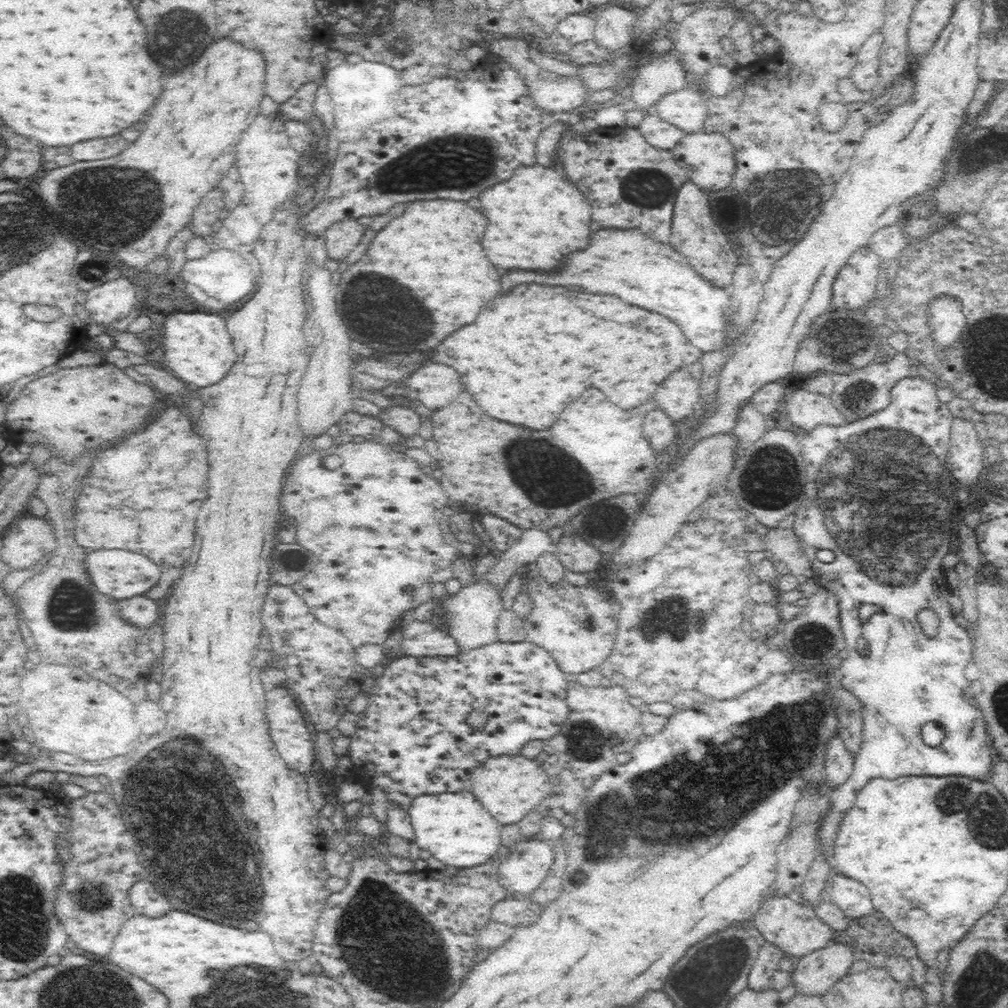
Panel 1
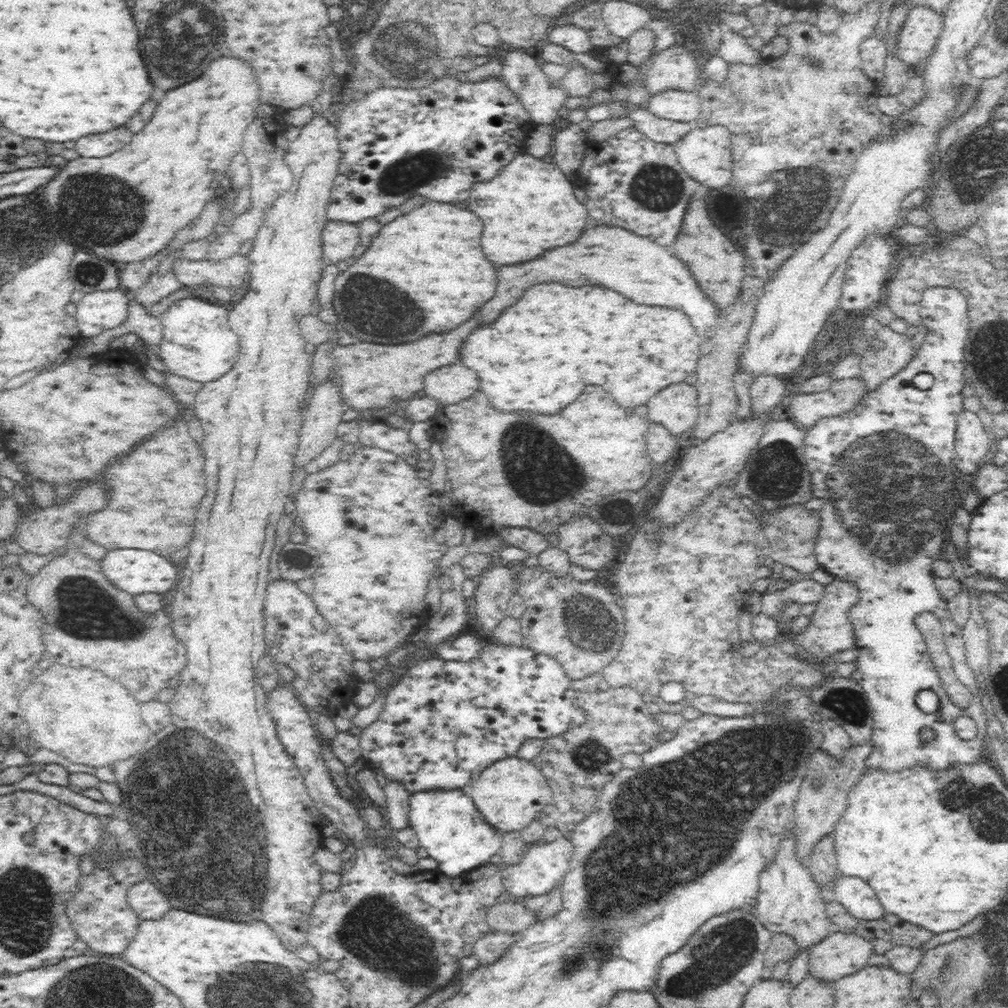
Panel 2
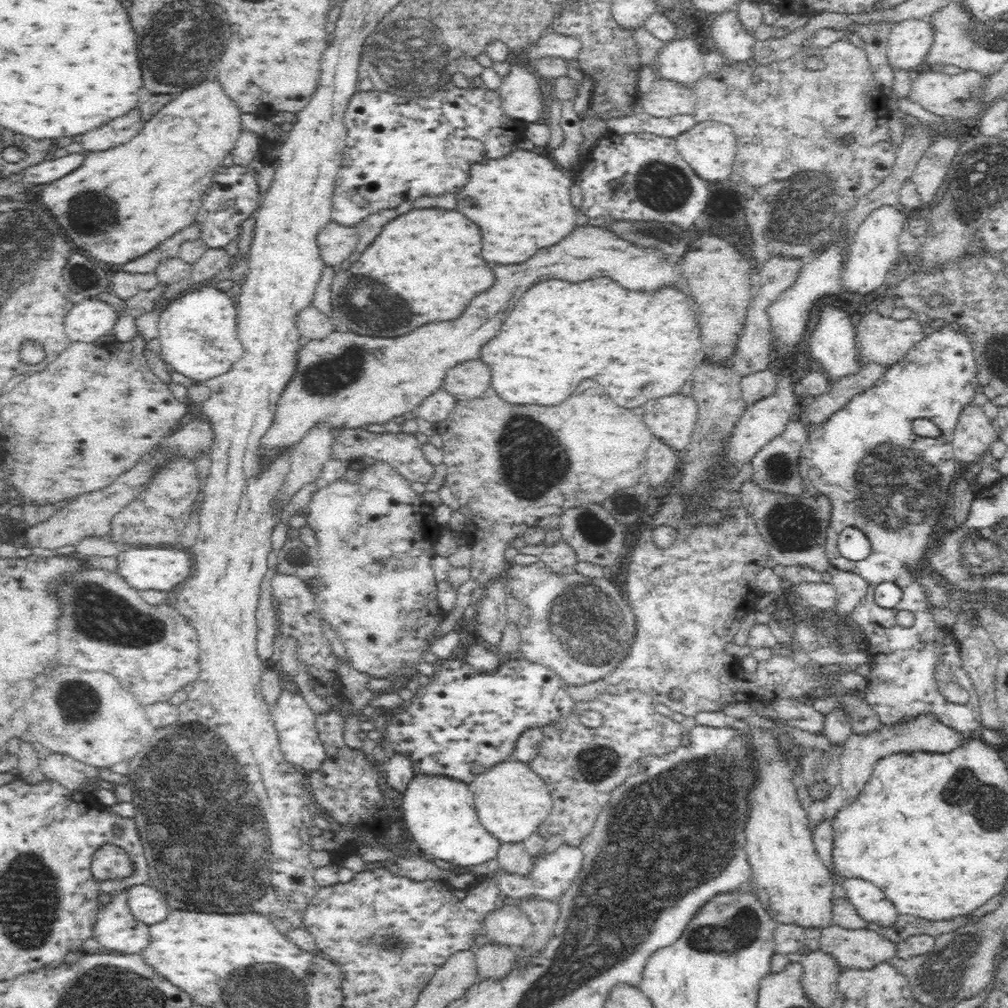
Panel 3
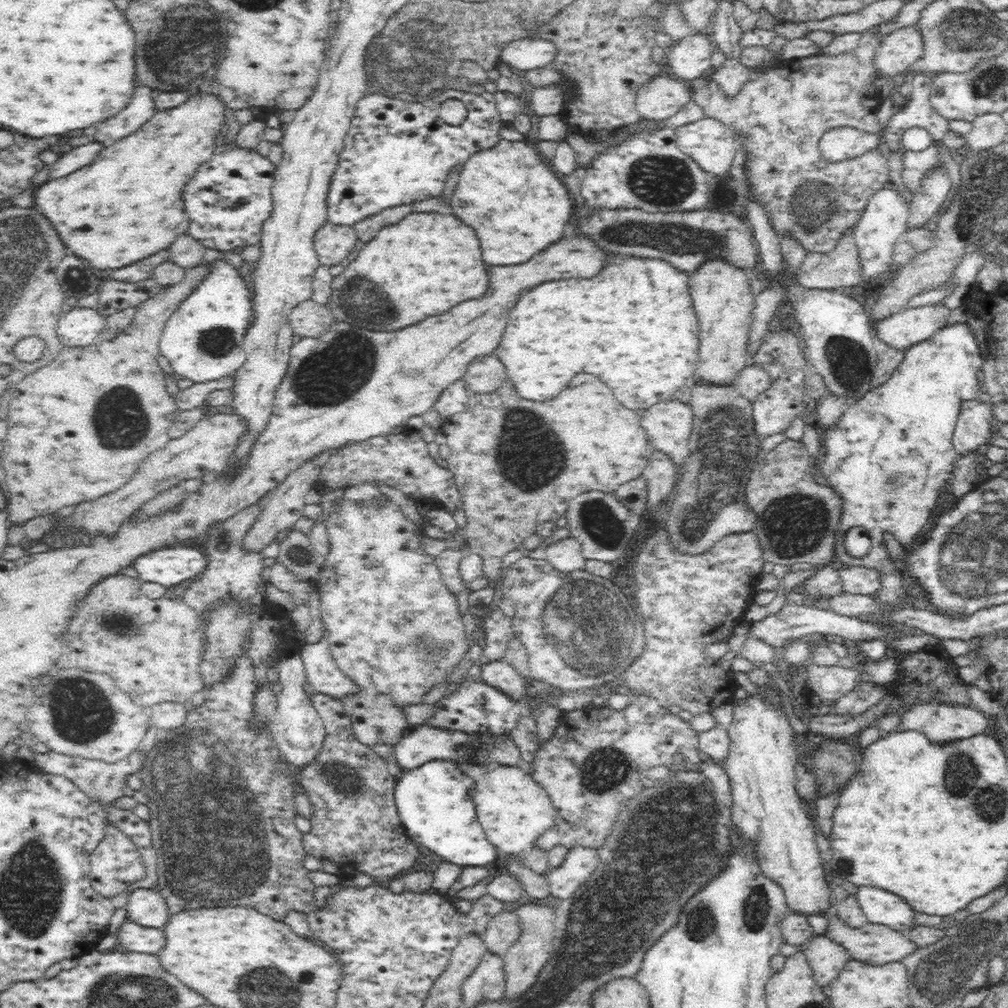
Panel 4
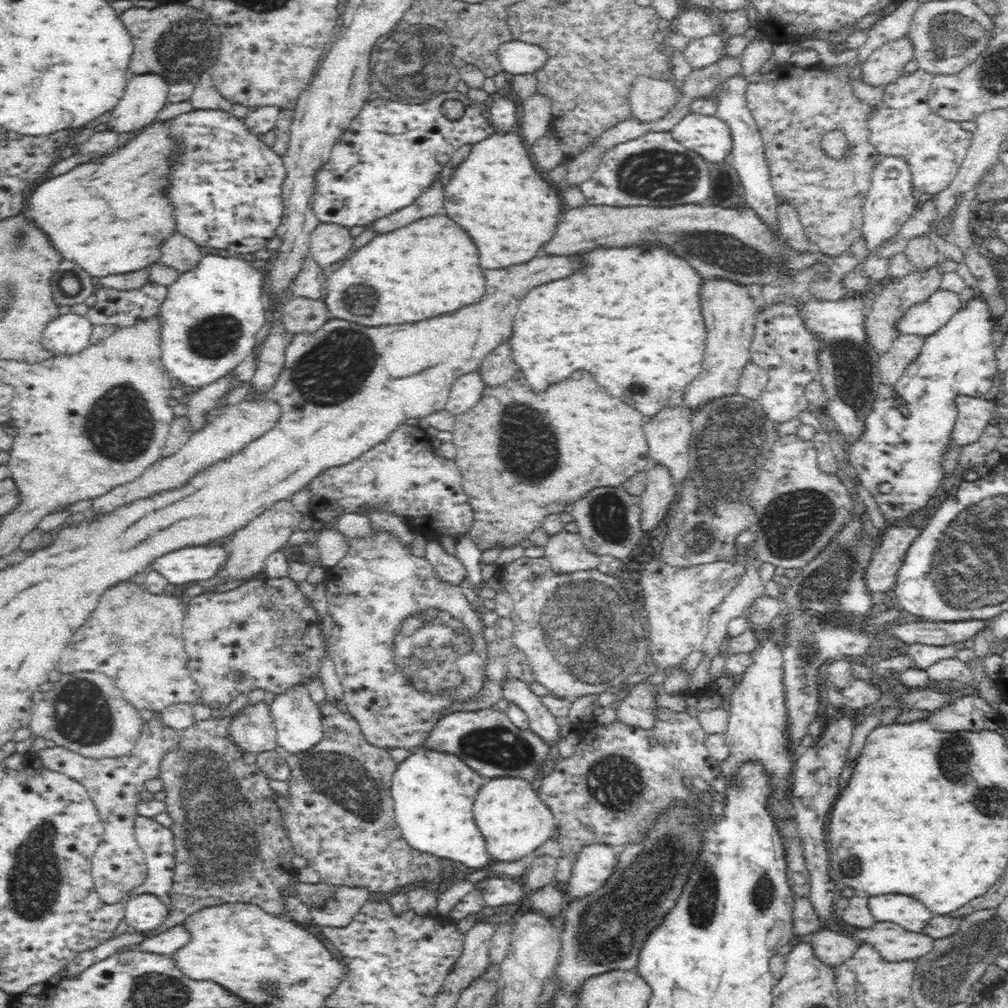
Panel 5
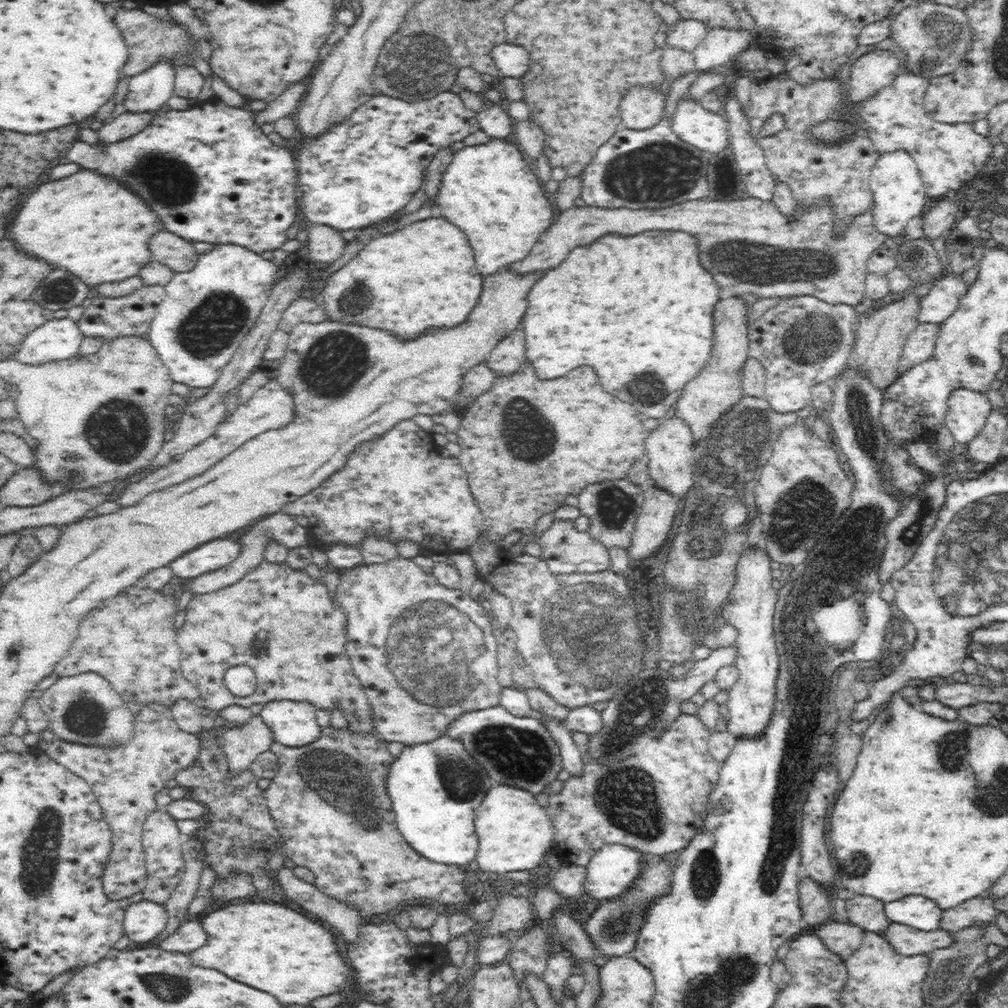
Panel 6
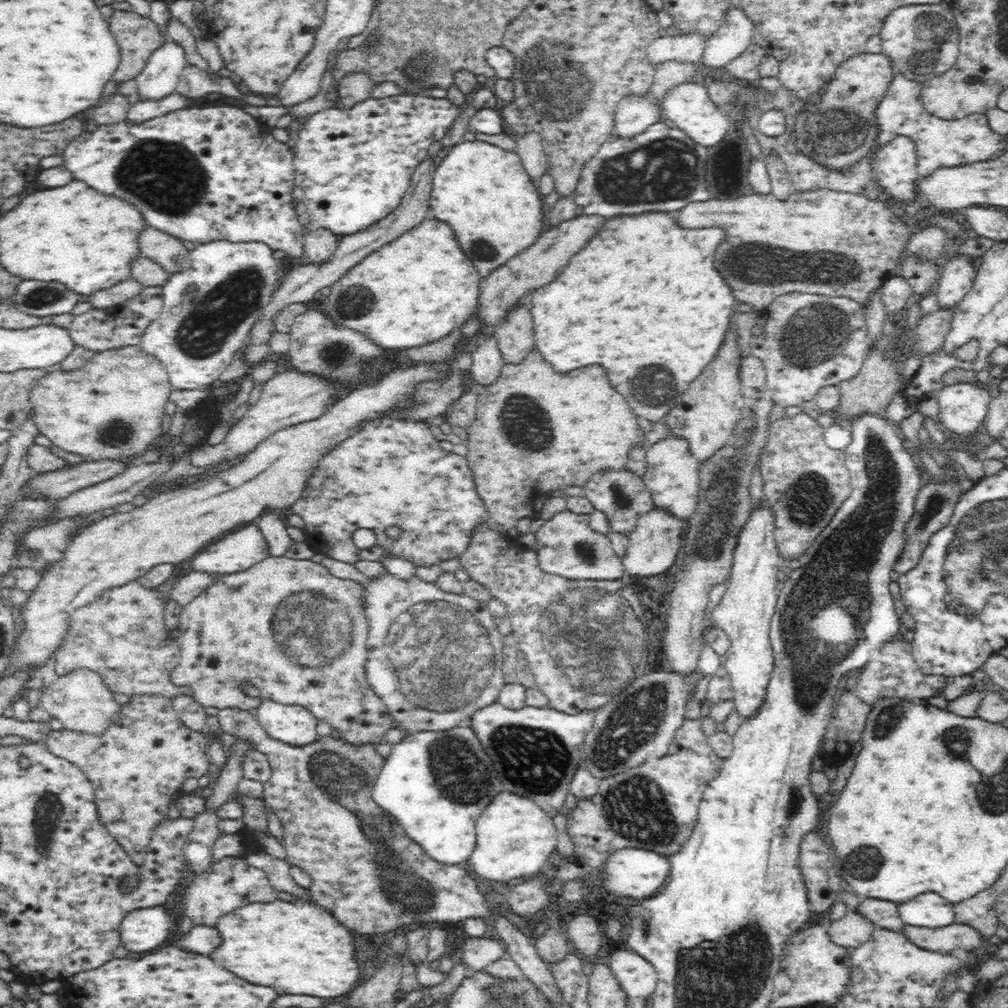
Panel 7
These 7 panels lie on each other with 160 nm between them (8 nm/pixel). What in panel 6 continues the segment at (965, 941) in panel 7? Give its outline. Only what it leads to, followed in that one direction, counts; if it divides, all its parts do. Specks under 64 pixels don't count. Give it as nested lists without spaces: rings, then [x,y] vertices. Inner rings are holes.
[[[892,922],[881,932],[892,948],[902,956],[929,955],[936,948],[953,945],[950,933],[940,928],[924,931],[907,924]]]

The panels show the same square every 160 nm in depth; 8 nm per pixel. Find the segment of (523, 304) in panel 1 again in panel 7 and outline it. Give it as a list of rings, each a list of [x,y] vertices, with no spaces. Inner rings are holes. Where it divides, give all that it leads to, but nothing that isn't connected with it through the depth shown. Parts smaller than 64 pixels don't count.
[[[666,211],[646,212],[646,214],[620,215],[606,219],[602,229],[592,238],[582,250],[579,250],[570,262],[564,267],[564,272],[552,284],[545,284],[543,287],[534,289],[529,298],[531,303],[531,315],[534,320],[534,340],[536,350],[554,366],[556,372],[570,372],[582,366],[600,364],[604,366],[610,384],[624,394],[630,400],[630,406],[634,406],[634,414],[638,418],[646,418],[646,422],[658,422],[666,418],[674,402],[679,402],[679,395],[690,386],[690,383],[700,377],[709,364],[716,358],[727,330],[730,329],[731,316],[735,312],[733,290],[729,284],[722,282],[722,276],[718,270],[714,270],[714,250],[724,240],[724,230],[684,230],[674,224],[674,218]]]

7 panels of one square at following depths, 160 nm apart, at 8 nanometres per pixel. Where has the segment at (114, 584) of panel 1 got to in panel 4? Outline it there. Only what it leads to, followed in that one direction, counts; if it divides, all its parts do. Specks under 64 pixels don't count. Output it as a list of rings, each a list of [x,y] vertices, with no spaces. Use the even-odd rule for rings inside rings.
[[[162,548],[132,562],[140,580],[162,584],[163,587],[174,586],[184,580],[189,582],[188,578],[194,579],[206,564],[206,556],[196,548]]]

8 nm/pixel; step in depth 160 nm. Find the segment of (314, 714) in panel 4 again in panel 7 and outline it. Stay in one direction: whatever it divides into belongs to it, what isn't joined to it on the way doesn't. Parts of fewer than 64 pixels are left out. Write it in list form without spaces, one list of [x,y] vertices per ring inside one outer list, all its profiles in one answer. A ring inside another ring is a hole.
[[[265,699],[256,714],[257,722],[277,741],[304,746],[319,739],[316,733],[318,720],[302,706],[288,706]]]

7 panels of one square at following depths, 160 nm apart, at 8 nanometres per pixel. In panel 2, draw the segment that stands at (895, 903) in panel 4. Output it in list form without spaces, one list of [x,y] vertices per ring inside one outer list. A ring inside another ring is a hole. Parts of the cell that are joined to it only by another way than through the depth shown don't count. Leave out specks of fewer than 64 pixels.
[[[836,878],[832,881],[835,900],[860,921],[875,921],[884,916],[882,904],[878,902],[874,890],[860,878]]]

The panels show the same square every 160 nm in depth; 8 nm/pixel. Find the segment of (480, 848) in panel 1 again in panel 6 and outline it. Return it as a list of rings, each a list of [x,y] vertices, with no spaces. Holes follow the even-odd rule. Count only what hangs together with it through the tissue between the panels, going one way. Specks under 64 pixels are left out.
[[[446,734],[426,744],[404,745],[386,776],[386,794],[396,812],[400,836],[423,858],[444,865],[464,866],[476,858],[474,808],[480,806],[490,786],[494,780],[466,752],[461,740]]]

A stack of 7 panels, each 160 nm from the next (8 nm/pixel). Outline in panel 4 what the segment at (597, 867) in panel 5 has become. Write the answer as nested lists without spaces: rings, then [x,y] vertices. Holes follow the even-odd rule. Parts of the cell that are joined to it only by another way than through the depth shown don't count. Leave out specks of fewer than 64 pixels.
[[[570,847],[571,851],[568,852],[564,865],[549,868],[545,874],[550,892],[558,900],[572,900],[570,896],[574,896],[576,892],[574,888],[584,885],[598,866],[598,853],[594,848]]]

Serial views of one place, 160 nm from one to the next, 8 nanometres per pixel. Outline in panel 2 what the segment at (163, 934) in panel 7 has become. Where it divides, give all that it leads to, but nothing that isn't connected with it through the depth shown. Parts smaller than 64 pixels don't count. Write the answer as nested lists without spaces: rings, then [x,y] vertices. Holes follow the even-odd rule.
[[[148,880],[132,885],[127,892],[127,901],[142,920],[162,918],[170,910],[166,896]]]

